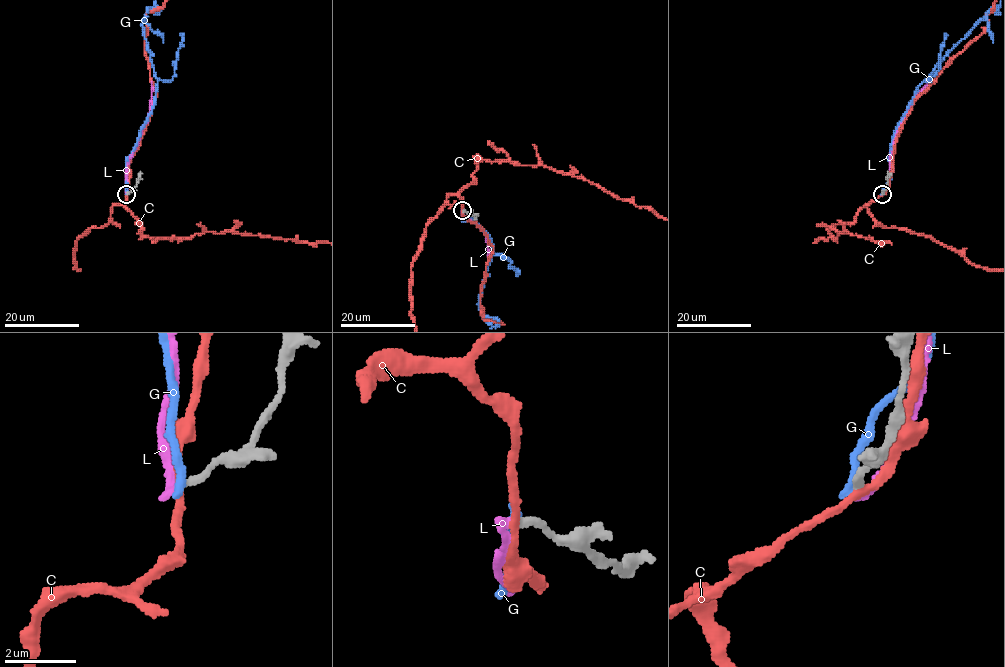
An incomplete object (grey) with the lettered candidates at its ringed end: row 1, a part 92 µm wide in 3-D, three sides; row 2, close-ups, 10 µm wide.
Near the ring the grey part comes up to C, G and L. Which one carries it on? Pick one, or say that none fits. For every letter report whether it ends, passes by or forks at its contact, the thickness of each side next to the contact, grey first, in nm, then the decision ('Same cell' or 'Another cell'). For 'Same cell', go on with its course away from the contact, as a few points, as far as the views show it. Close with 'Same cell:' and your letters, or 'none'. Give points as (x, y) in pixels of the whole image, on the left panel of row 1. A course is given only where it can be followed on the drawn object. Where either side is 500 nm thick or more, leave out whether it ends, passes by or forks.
C: It passes by. Thickness 220 nm (grey) against 220 nm. Another cell
G: It ends there. Thickness 220 nm (grey) against 280 nm. Another cell
L: It ends there. Thickness 220 nm (grey) against 240 nm. Same cell. Its course: (127, 193), (128, 159), (147, 120), (151, 81)
Same cell: L

